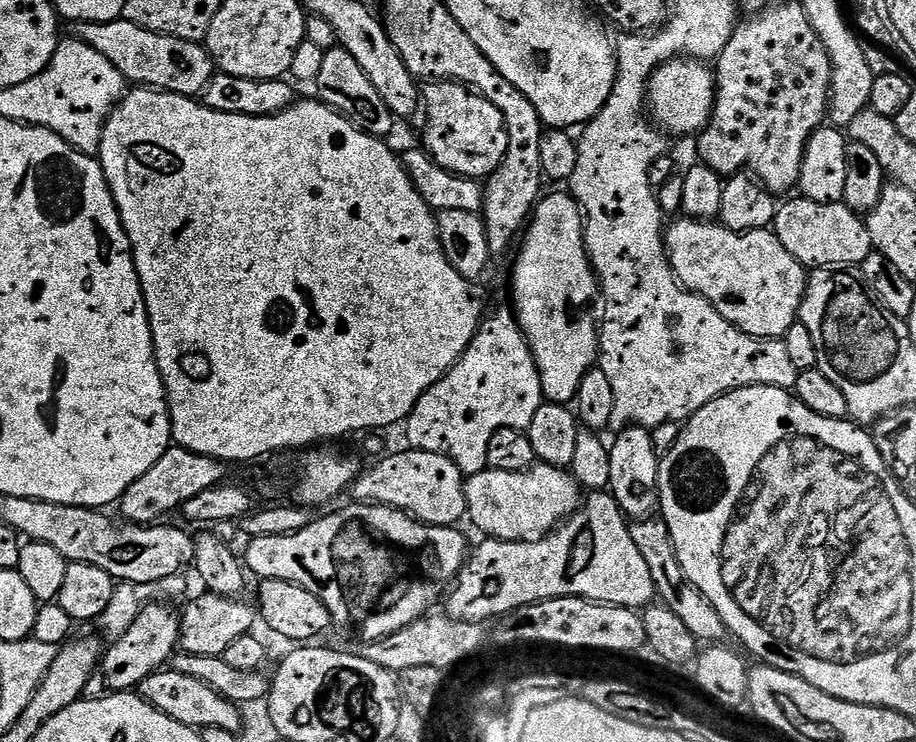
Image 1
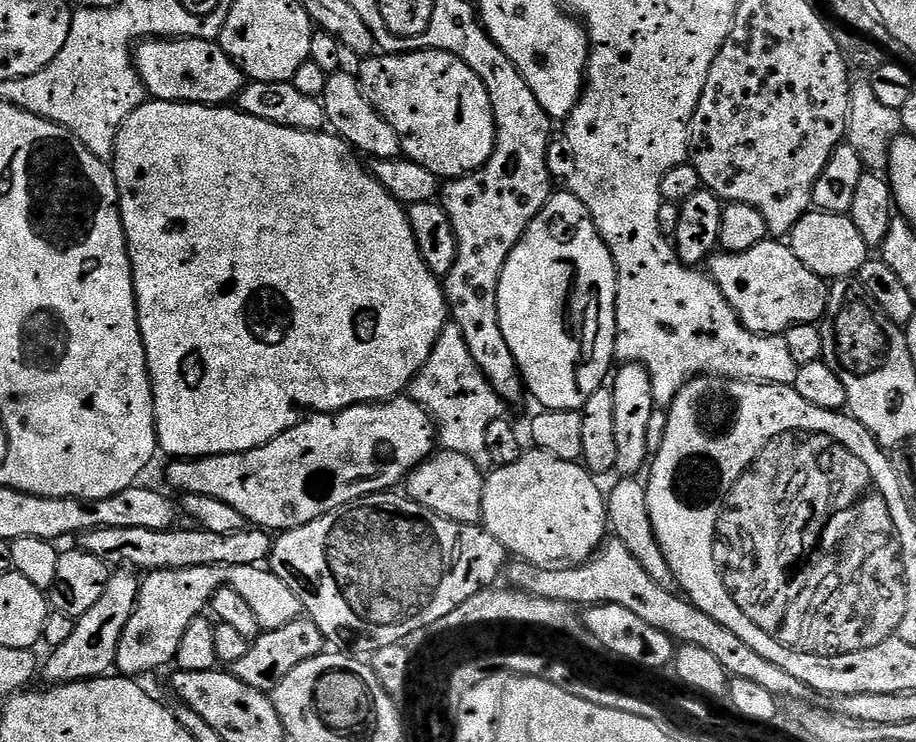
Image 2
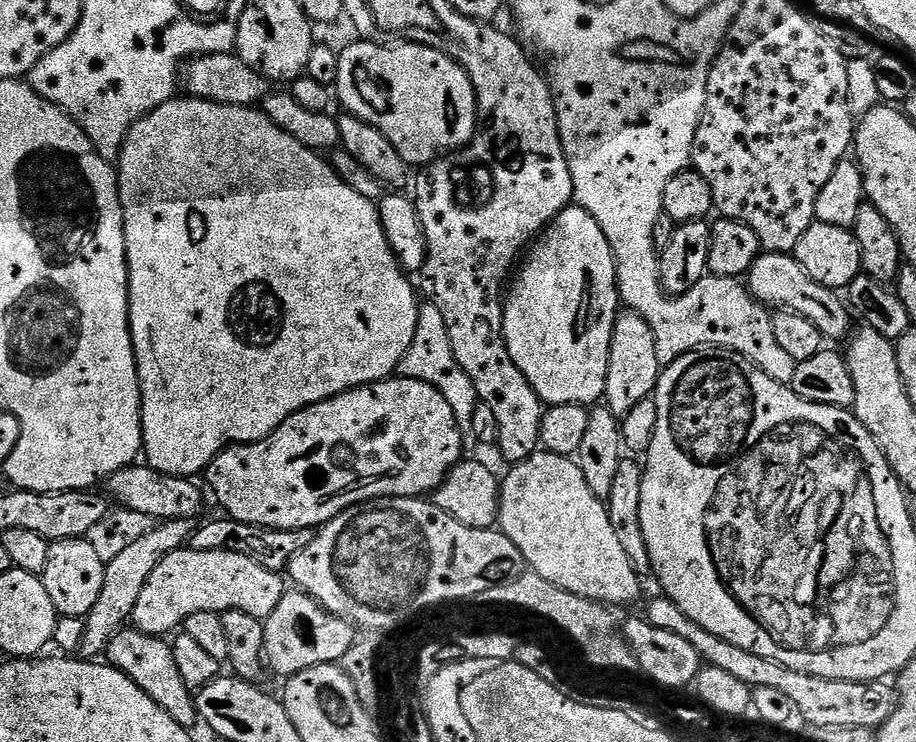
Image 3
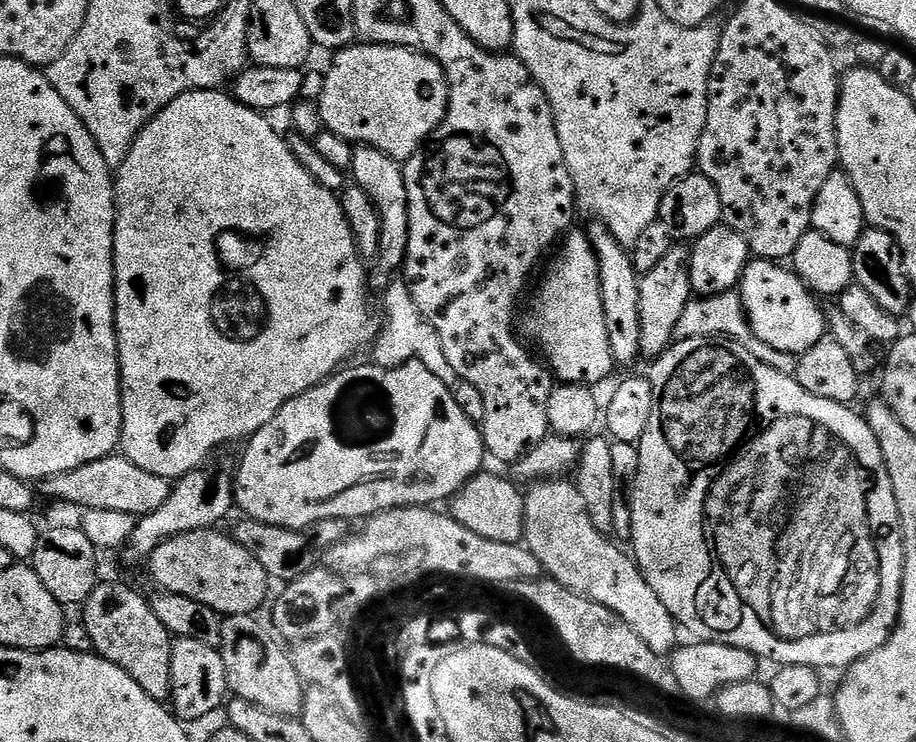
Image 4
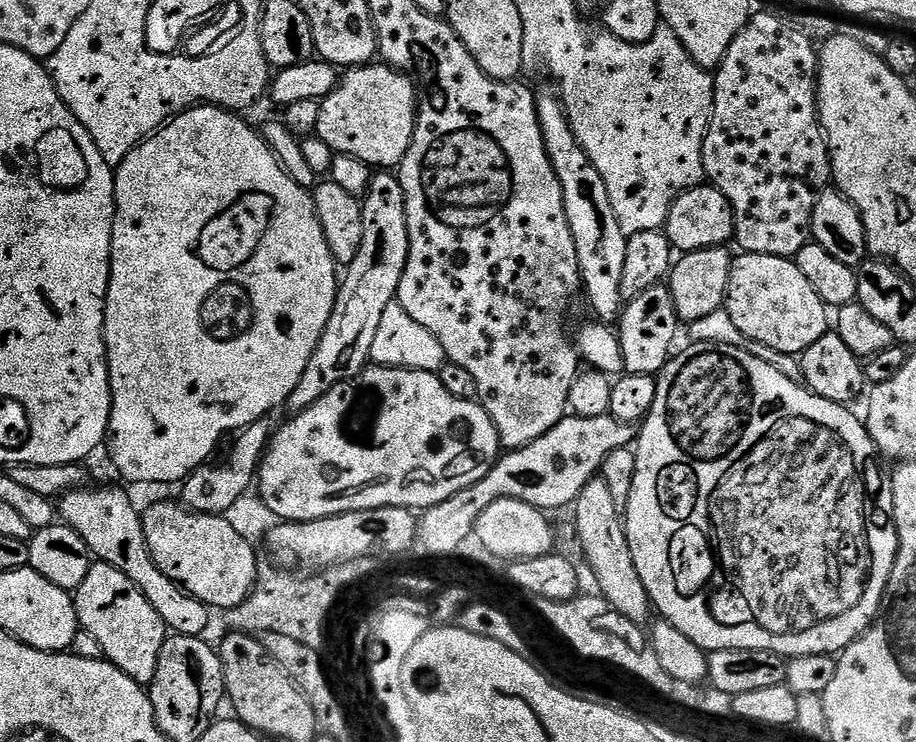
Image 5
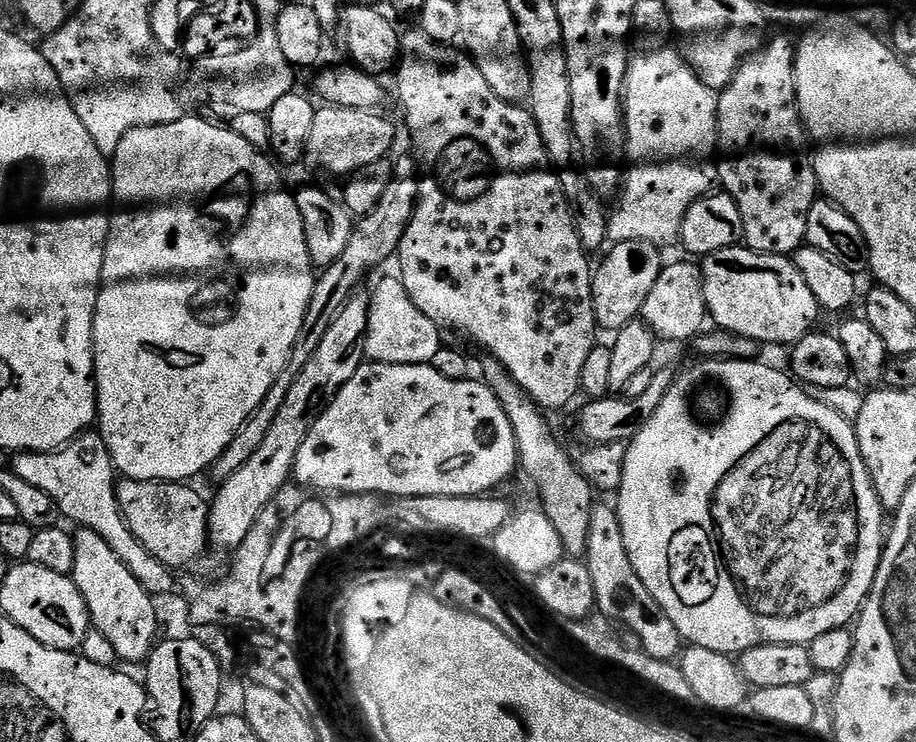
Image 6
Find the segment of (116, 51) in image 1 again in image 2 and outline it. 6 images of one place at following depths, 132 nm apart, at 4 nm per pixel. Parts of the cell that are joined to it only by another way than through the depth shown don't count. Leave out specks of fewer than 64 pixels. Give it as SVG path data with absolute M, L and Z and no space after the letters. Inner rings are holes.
M149 38L134 48L134 72L140 75L149 97L175 104L224 106L239 97L246 77L237 64L220 49L216 40Z

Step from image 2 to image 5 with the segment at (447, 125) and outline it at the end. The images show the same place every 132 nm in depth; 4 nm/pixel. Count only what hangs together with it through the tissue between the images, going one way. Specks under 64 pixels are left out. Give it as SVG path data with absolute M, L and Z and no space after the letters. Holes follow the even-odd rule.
M384 62L364 64L360 68L347 69L339 77L336 89L320 101L315 135L320 136L332 152L358 158L376 170L392 170L404 161L406 150L410 150L410 142L416 129L417 111L418 88L413 77Z

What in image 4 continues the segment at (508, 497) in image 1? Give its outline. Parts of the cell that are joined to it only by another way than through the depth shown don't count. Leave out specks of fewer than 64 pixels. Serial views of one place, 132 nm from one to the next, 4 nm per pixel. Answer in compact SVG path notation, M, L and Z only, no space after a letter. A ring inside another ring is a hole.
M552 478L547 482L540 482L535 485L536 488L532 493L527 493L524 502L524 534L526 537L526 546L538 558L541 569L551 579L557 580L564 588L571 592L577 592L580 596L590 598L618 614L654 654L668 658L676 651L678 641L676 641L676 632L678 625L676 619L662 606L662 598L654 594L650 582L640 573L639 566L636 565L635 559L627 551L624 552L616 544L608 541L609 537L600 532L594 526L594 522L588 513L586 502L582 502L582 494L577 490L575 483L566 482L564 478Z

